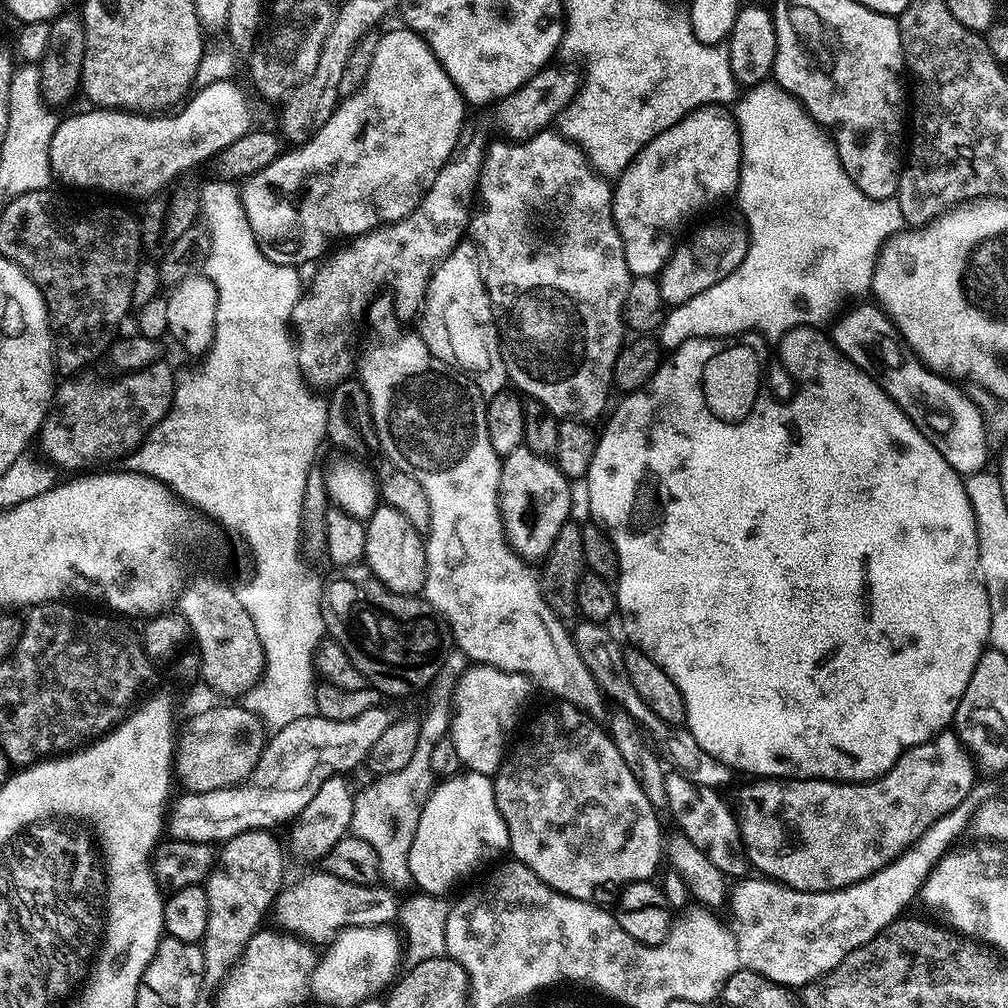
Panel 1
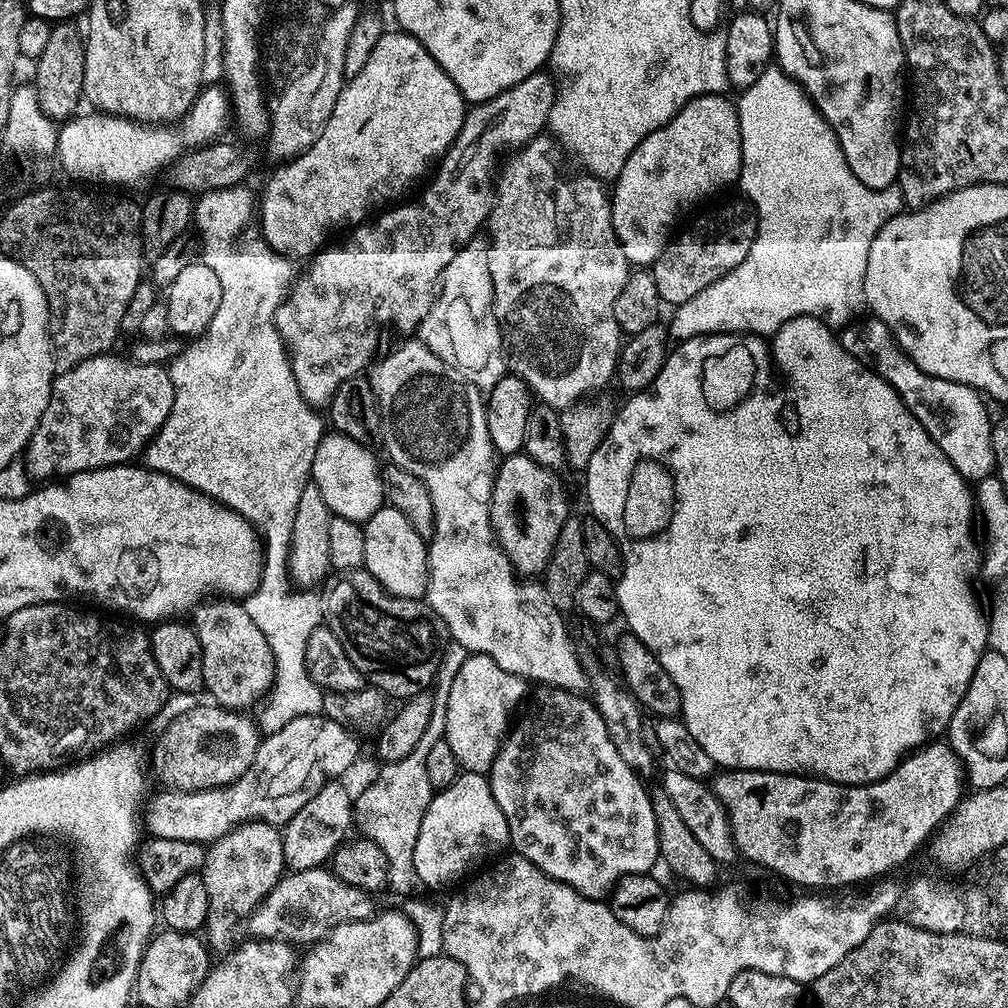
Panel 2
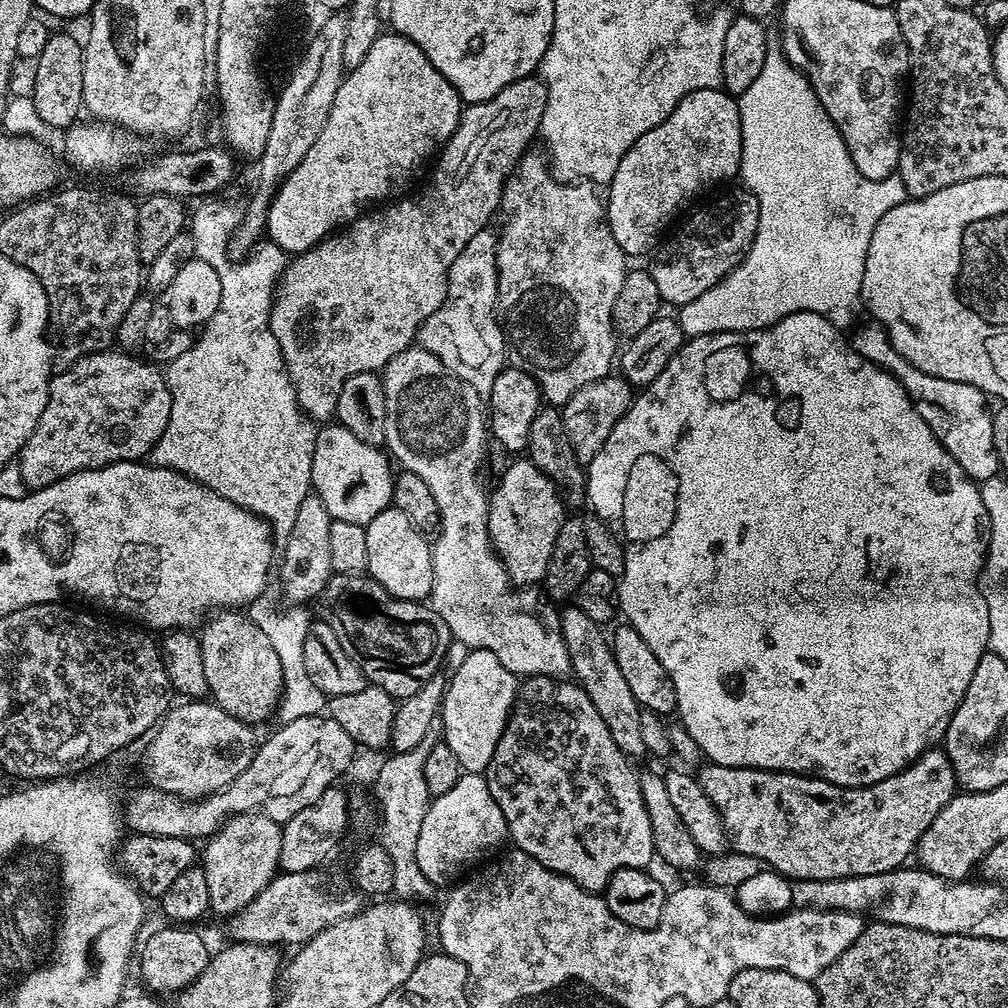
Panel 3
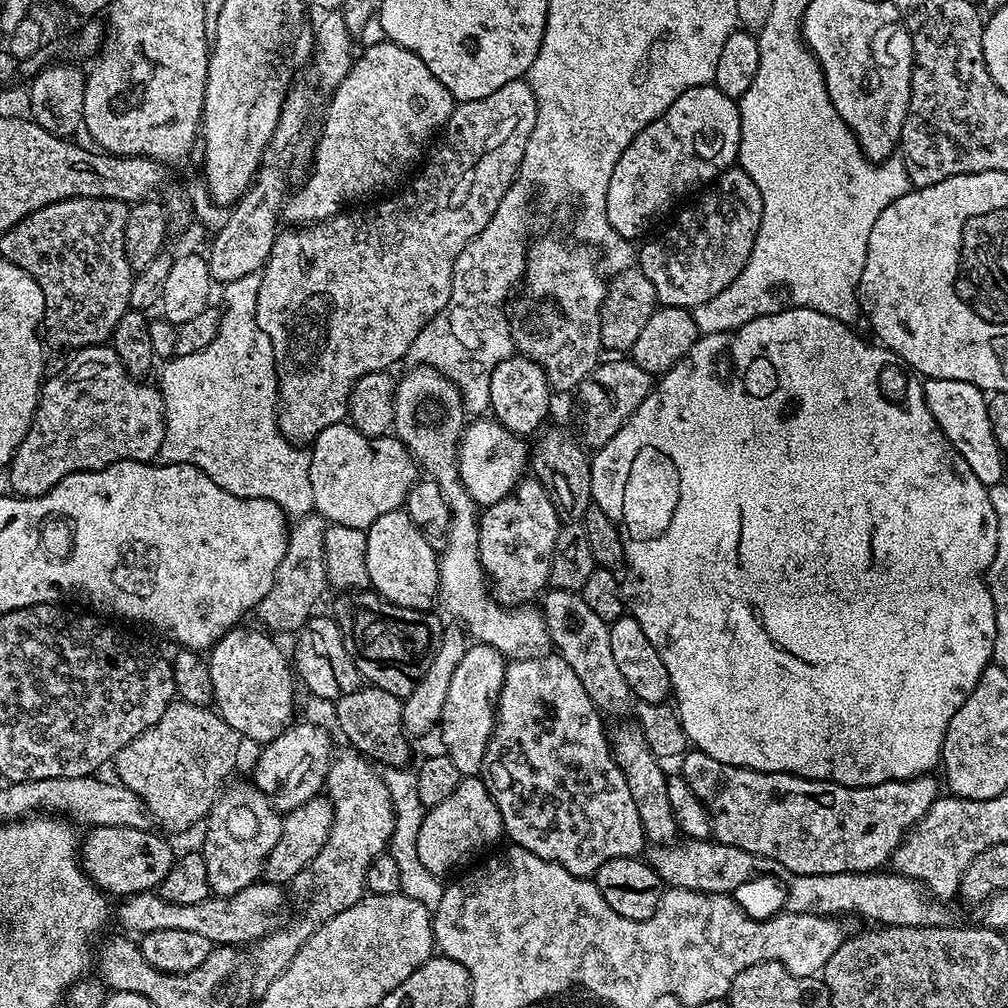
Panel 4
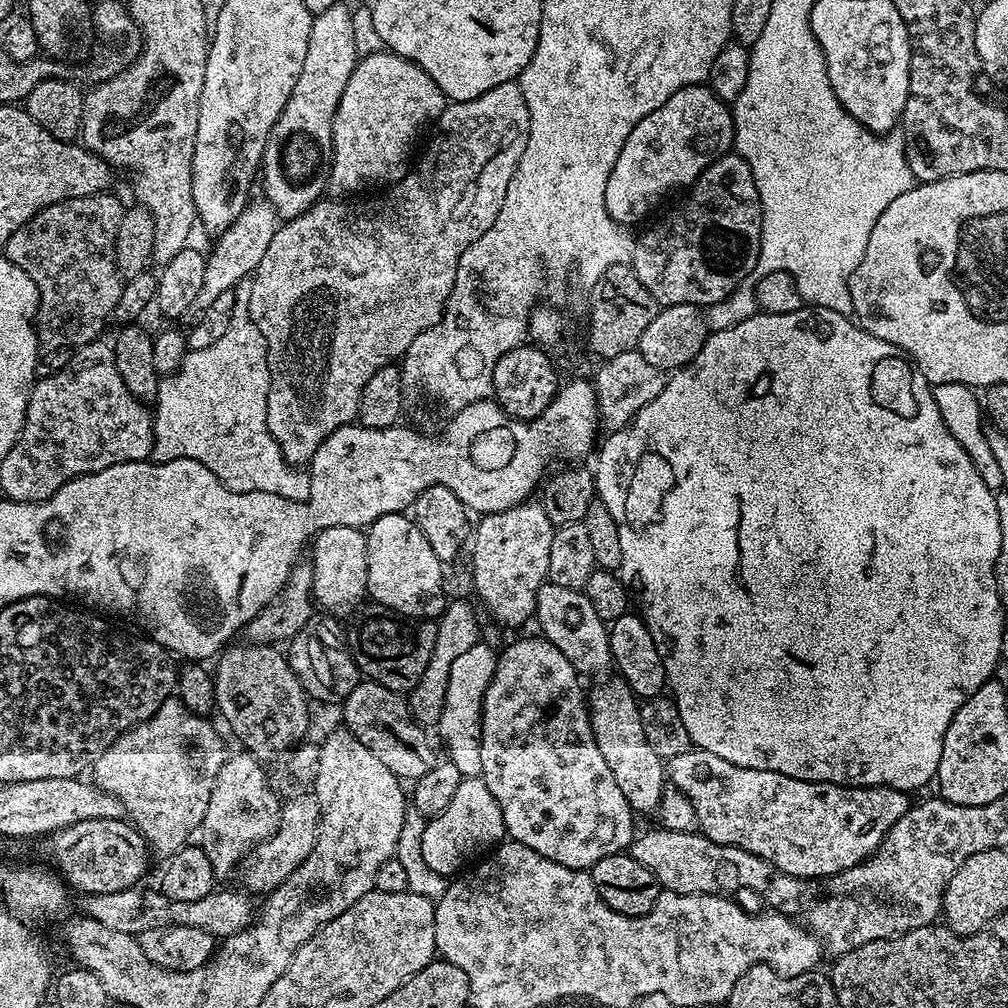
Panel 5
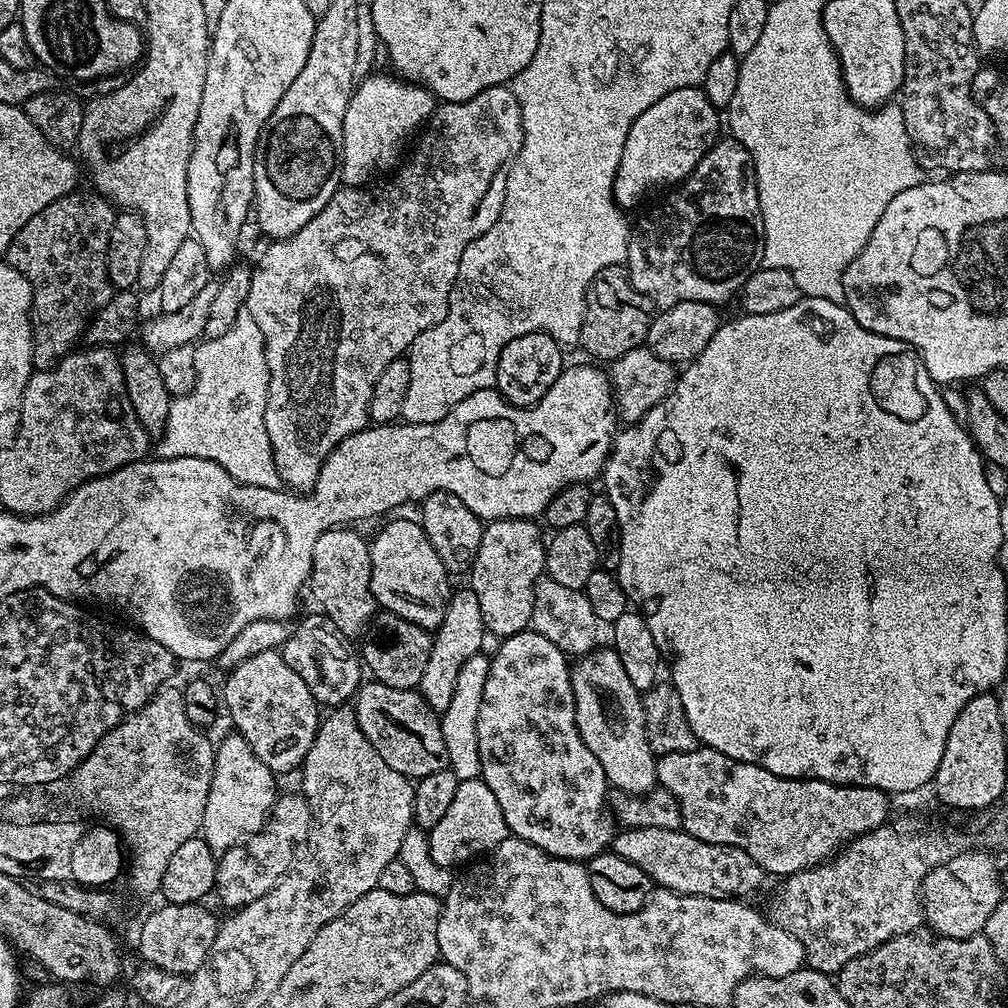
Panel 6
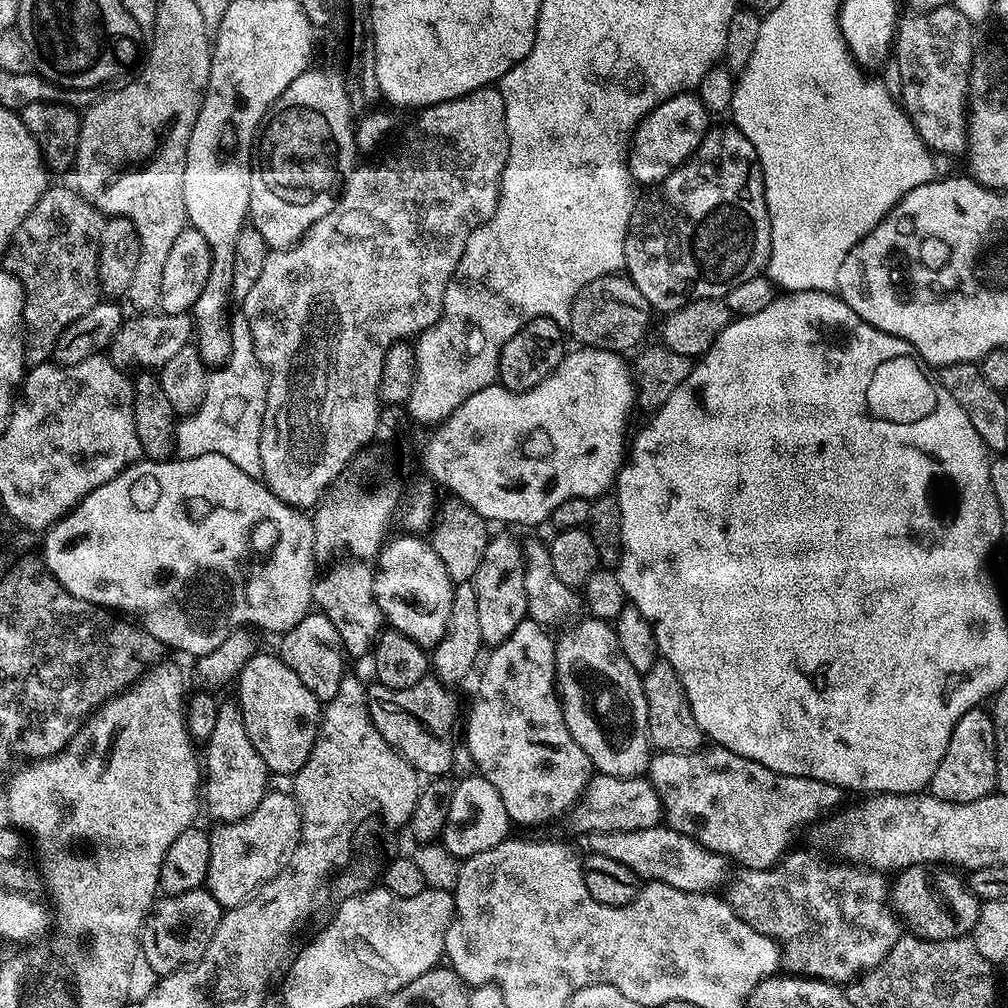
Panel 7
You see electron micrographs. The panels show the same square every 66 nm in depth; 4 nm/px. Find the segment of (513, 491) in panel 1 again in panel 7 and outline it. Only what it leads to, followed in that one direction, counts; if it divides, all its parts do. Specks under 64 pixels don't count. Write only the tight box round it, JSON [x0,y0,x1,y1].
[471,535,528,646]

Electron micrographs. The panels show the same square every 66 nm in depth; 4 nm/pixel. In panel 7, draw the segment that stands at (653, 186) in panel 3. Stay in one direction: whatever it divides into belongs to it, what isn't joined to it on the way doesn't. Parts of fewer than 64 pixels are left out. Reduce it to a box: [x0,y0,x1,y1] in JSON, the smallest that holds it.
[628,92,710,186]

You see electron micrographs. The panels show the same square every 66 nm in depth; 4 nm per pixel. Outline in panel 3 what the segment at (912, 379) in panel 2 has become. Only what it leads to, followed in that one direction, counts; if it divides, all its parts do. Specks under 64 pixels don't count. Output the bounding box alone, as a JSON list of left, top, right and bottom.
[851,322,1000,482]

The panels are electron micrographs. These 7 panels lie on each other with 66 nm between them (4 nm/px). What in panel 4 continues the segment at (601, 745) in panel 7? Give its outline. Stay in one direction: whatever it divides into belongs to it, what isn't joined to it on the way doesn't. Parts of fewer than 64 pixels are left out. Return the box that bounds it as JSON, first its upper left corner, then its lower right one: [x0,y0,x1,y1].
[610,722,677,845]

